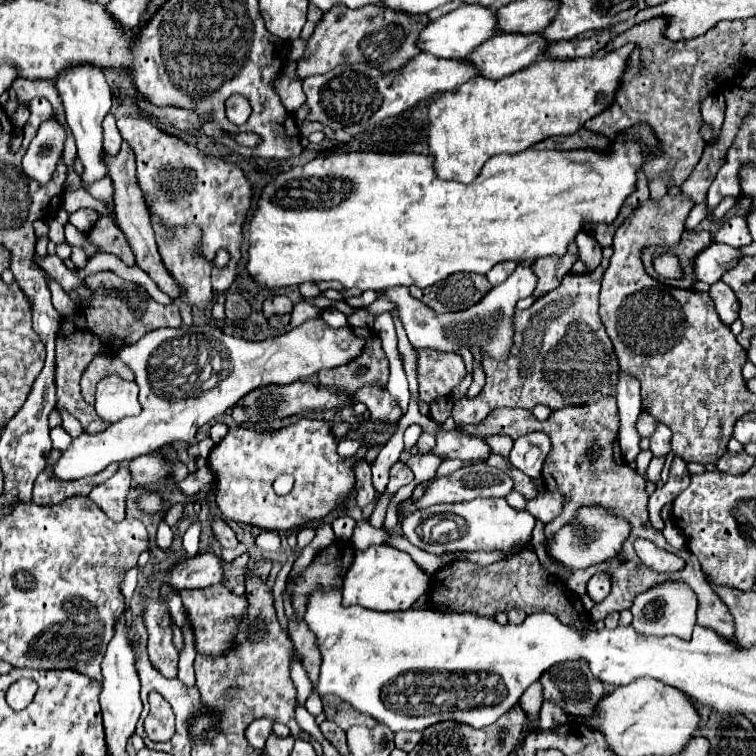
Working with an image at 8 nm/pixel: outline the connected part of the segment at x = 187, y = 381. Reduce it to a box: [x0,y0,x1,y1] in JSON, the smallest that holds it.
[54,318,362,480]

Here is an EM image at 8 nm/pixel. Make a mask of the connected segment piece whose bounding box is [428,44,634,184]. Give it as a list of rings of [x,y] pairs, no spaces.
[[[626,44],[620,50],[598,54],[592,58],[574,58],[574,60],[554,60],[542,58],[534,66],[510,74],[500,80],[476,76],[464,82],[454,94],[442,94],[430,104],[430,126],[428,126],[428,148],[436,158],[434,168],[442,180],[456,180],[470,184],[482,170],[488,158],[496,154],[518,154],[532,144],[562,134],[574,134],[584,126],[586,120],[598,116],[610,102],[614,102],[618,88],[622,84],[622,74],[626,72],[630,54],[634,46]]]

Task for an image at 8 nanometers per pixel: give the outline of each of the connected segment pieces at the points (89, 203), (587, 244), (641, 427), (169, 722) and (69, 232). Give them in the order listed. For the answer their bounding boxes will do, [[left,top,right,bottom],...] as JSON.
[[62,187,113,217],[576,232,602,270],[636,411,657,438],[144,692,174,738],[66,222,99,257]]

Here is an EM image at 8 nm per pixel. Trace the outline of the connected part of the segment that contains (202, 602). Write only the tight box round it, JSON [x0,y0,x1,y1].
[180,584,248,656]

